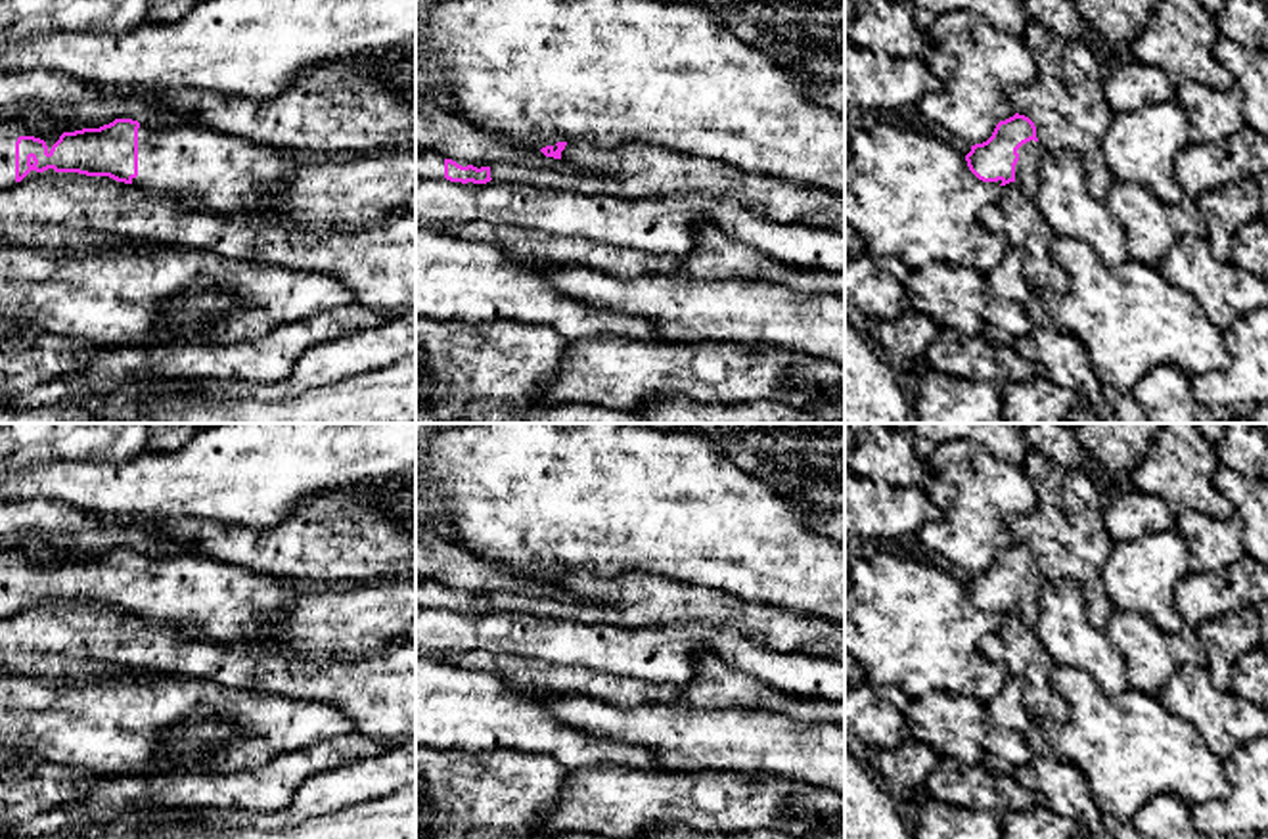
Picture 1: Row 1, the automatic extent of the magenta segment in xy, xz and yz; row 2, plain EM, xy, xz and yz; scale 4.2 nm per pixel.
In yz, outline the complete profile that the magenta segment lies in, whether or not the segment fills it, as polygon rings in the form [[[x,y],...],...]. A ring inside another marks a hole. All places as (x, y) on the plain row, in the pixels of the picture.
[[[1015,542],[1000,550],[986,571],[971,575],[965,590],[979,609],[1000,615],[1015,611],[1021,623],[1032,628],[1042,584],[1034,552]]]

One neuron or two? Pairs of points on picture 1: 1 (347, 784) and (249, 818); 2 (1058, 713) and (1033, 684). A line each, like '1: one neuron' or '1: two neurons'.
1: one neuron
2: one neuron

